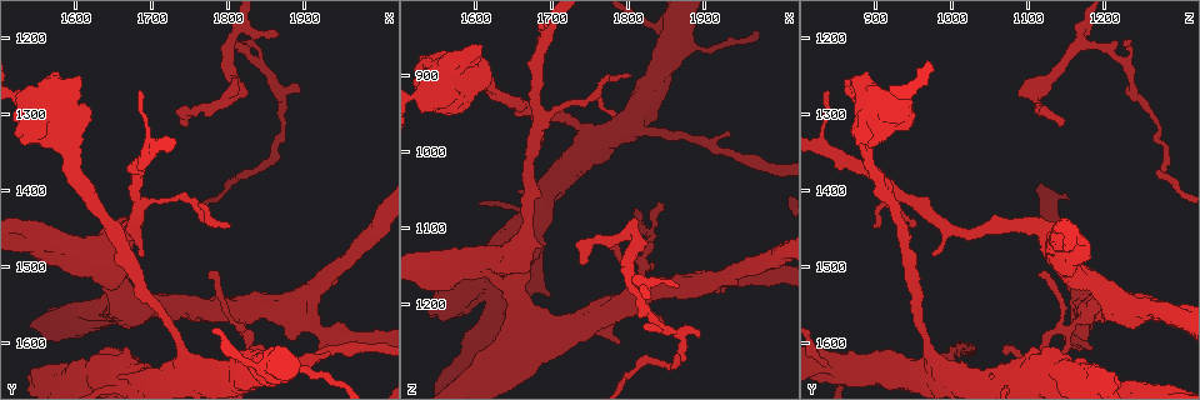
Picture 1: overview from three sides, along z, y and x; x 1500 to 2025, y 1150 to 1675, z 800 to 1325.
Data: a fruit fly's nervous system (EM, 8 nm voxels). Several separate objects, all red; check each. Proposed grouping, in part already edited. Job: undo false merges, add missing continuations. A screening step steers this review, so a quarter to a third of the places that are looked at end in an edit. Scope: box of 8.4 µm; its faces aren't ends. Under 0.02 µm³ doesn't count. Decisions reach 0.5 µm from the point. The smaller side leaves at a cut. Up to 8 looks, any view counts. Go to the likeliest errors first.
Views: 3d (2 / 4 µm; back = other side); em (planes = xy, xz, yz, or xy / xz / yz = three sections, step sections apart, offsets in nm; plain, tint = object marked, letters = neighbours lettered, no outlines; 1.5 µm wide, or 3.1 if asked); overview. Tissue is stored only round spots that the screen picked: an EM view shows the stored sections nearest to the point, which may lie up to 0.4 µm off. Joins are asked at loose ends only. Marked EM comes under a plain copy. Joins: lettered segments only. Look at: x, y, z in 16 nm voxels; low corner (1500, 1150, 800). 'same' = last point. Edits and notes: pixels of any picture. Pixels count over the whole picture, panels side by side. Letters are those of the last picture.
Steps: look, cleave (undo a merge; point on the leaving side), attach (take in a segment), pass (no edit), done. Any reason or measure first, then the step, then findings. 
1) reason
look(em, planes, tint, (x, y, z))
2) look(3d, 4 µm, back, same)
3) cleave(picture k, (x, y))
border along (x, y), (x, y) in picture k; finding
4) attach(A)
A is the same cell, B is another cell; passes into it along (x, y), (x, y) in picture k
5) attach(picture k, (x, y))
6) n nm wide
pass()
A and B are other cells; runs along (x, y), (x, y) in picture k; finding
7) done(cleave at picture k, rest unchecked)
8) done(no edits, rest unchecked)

branch stops here
look(em, planes, letters, (1845, 1535, 1235))

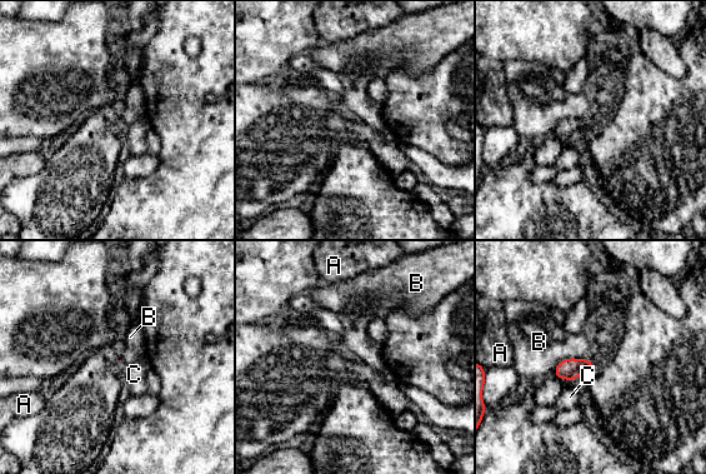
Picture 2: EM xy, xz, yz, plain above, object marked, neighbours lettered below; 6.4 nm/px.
B touches over 240 nm
pass()
A, B and C are other cells; none of them fits

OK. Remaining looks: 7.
free end
look(3d, 4 µm, (1805, 1270, 1085))

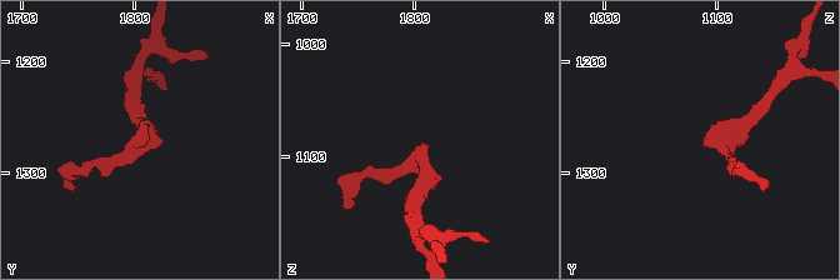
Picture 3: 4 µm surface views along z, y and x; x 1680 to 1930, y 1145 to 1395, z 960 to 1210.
arms of 200, 220 nm; shape alone is not enough
look(em, yz, step 8, tint, (1808, 1272, 1086))

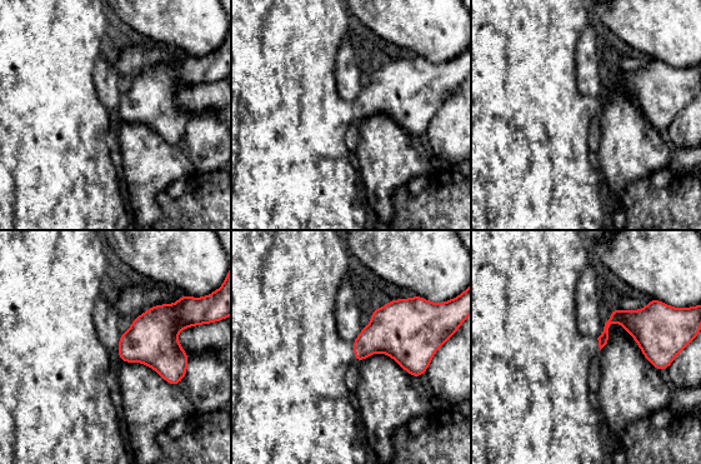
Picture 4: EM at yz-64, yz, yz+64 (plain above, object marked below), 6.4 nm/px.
look(em, planes, letters, same)

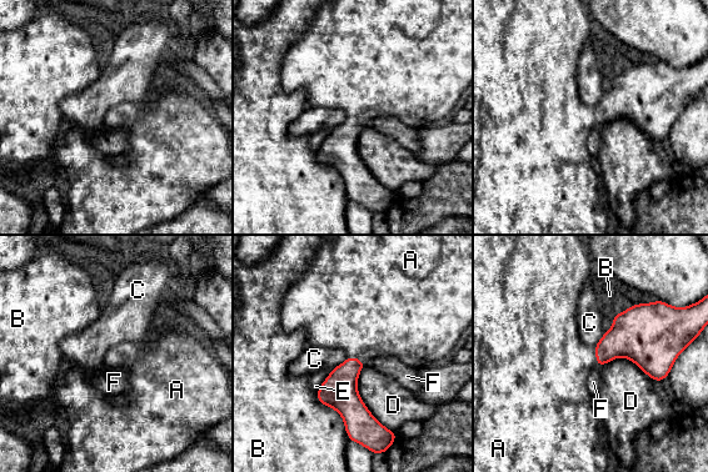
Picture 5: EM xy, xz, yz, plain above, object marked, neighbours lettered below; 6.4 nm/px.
attach(A)
A is the same cell, B, C, D, E and F are other cells; passes into it along (629, 337), (596, 356), (558, 363) in picture 5; it goes on there

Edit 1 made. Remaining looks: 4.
see it whole again
look(overview)

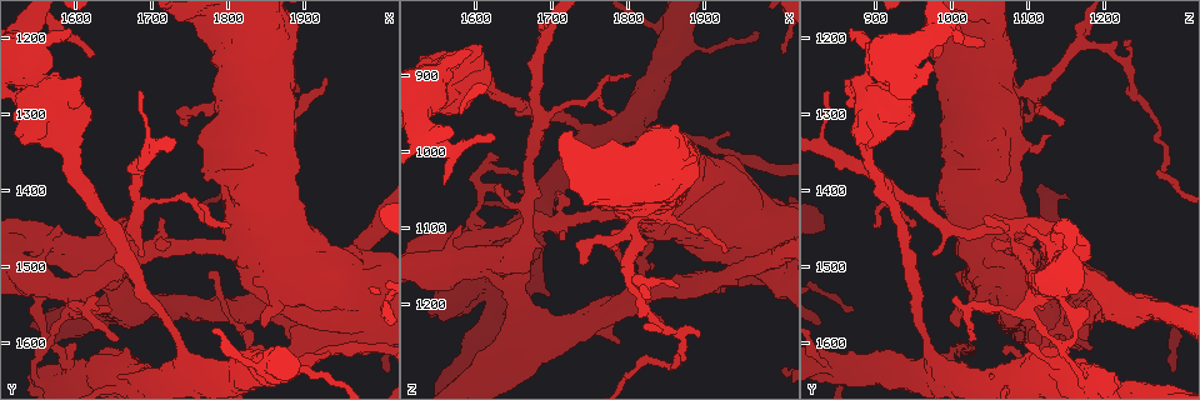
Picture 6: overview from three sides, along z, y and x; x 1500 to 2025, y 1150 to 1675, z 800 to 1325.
thin end
look(em, planes, letters, (1835, 1610, 1150))

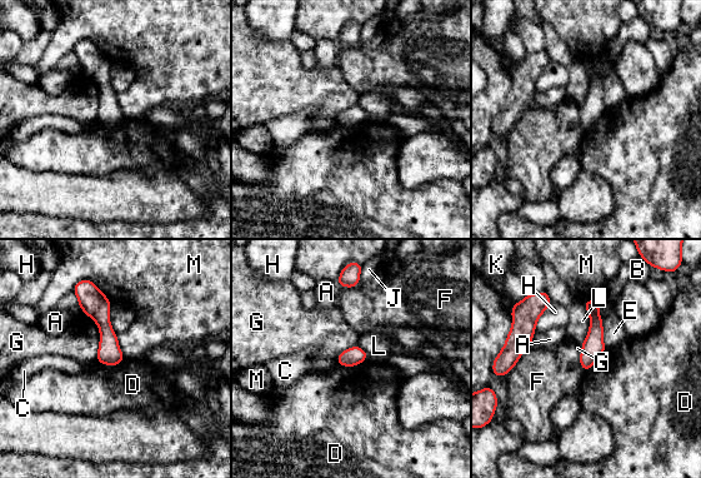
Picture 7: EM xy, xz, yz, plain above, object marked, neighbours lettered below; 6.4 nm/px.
G touches over 340 nm
pass()
A, B, C, D, E, F, G, H, J, K, L and M are other cells; runs along (95, 293), (114, 362) in picture 7; no lettered segment goes on from it

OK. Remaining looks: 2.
done(attach at picture 5, rest unchecked)

